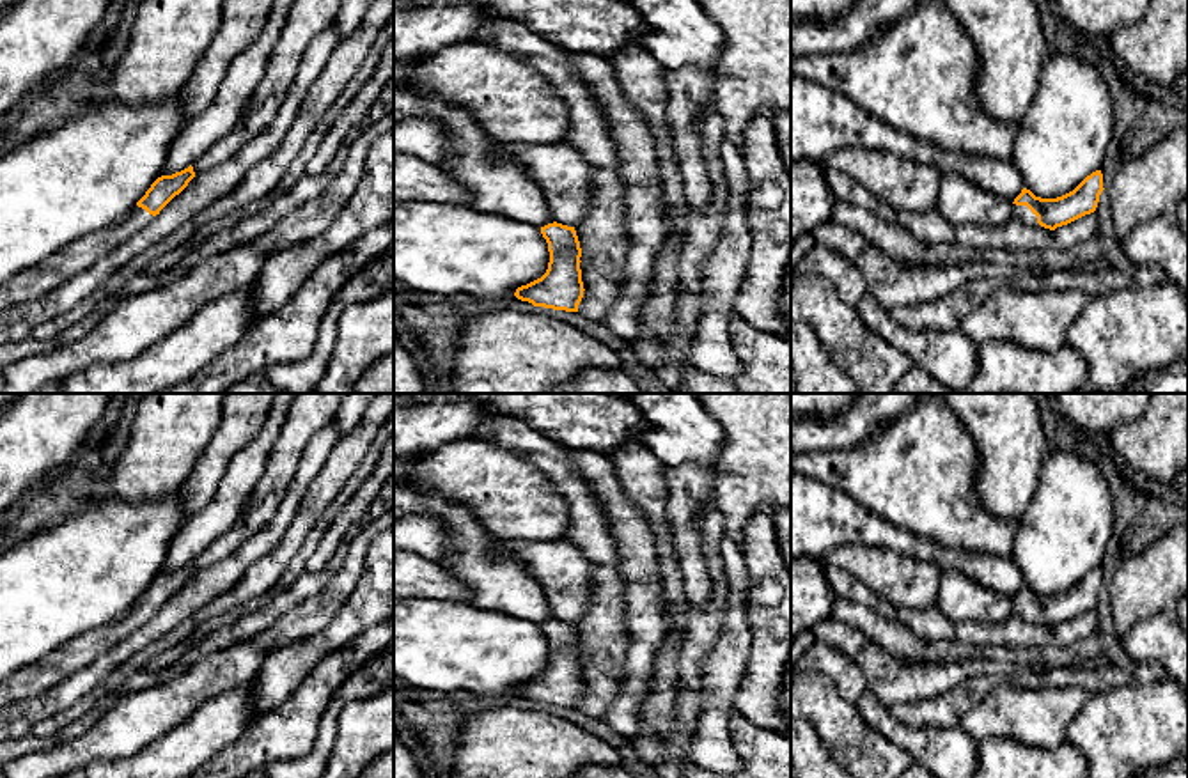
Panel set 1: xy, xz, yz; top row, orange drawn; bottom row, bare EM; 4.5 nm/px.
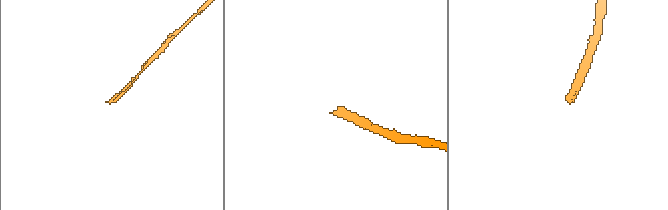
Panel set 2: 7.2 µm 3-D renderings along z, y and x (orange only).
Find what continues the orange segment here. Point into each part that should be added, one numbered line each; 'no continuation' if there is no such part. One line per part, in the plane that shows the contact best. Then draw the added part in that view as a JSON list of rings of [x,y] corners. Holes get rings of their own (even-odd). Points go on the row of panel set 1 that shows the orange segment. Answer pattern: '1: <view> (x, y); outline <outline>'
1: yz (1022, 213); outline [[[1012,204],[1012,216],[1018,218],[1025,225],[1041,227],[1037,223],[1037,216],[1027,206]]]

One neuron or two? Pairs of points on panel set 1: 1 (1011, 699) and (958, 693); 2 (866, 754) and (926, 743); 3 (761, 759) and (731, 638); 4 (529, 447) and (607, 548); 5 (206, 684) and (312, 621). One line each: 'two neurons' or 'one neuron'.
1: two neurons
2: two neurons
3: two neurons
4: one neuron
5: one neuron

